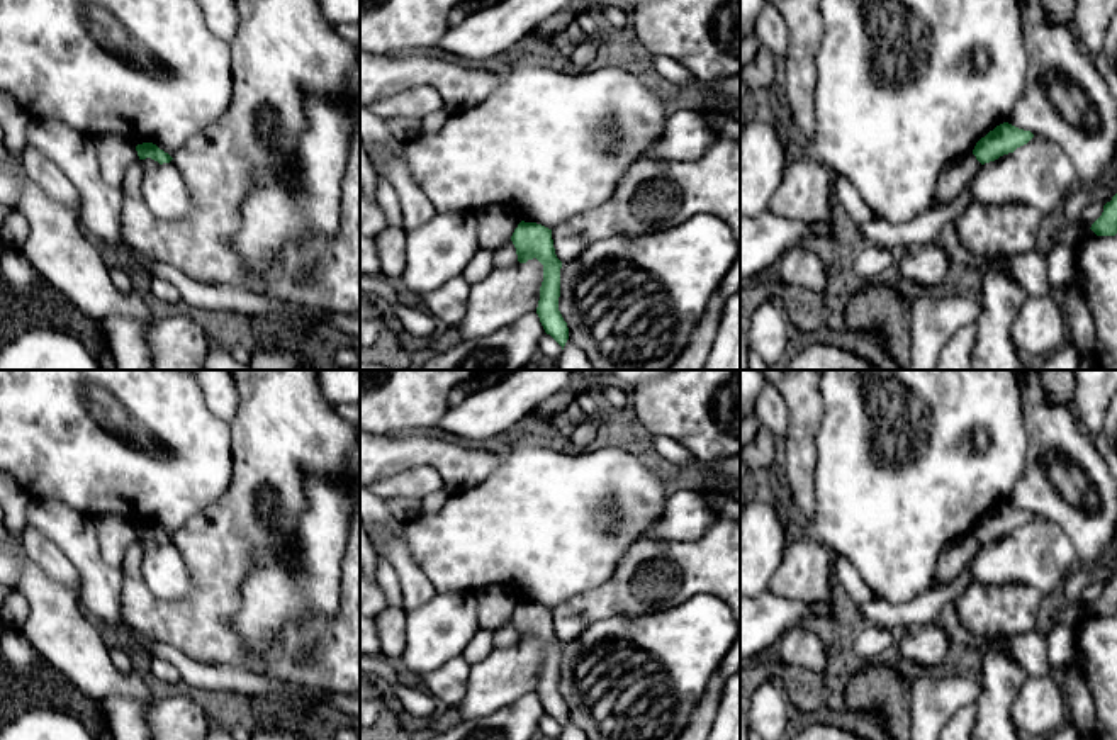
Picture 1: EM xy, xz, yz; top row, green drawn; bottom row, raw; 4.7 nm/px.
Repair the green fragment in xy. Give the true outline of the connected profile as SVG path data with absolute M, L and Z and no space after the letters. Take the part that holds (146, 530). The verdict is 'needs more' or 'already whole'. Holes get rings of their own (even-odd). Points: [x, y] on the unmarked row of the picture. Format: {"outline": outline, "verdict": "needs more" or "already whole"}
{"outline": "M153 523L138 524L136 531L138 531L139 540L151 538L151 540L158 541L160 545L170 543L173 540L168 533L165 533Z", "verdict": "already whole"}

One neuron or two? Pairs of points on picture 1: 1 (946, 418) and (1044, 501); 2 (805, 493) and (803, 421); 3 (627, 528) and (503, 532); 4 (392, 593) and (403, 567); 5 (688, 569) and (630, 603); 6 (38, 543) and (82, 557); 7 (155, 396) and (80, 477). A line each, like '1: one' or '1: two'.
1: two
2: one
3: one
4: two
5: one
6: two
7: one

